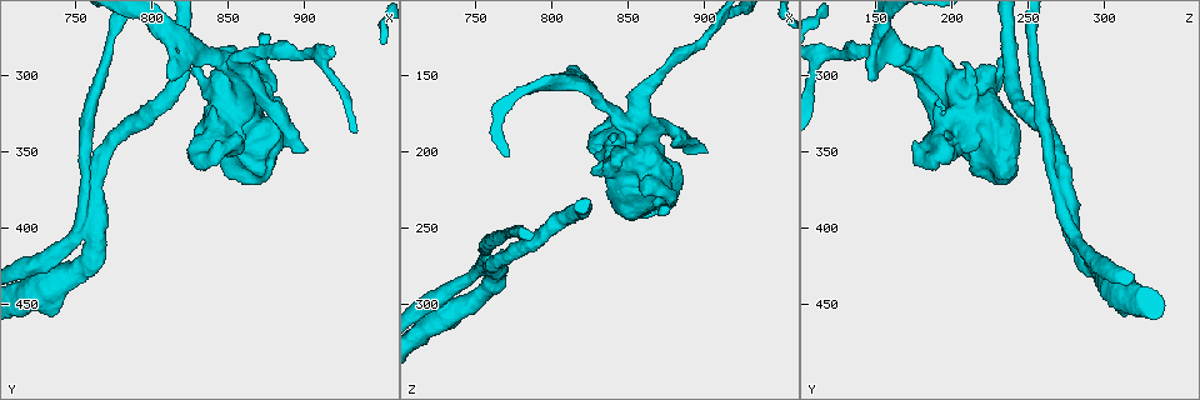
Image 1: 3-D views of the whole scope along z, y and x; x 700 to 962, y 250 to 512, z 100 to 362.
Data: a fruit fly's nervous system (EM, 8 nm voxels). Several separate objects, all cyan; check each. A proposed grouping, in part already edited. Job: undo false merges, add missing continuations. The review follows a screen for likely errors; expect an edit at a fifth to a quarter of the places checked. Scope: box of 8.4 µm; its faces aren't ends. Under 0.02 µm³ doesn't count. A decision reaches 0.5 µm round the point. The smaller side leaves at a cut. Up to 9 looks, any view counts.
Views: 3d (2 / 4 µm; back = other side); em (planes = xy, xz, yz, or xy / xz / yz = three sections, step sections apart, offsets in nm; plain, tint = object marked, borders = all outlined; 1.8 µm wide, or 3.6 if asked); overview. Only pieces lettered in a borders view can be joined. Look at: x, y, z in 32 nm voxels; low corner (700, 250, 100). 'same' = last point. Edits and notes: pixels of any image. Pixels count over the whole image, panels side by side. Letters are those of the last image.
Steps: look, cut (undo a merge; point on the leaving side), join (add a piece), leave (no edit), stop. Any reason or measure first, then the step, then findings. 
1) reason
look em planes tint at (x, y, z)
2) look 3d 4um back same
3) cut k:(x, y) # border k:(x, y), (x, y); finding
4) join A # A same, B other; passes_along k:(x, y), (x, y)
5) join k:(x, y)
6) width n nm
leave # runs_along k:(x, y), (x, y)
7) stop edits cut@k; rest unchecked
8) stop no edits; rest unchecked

two arms in line, one across
look em yz step 8 tint at (760, 358, 272)

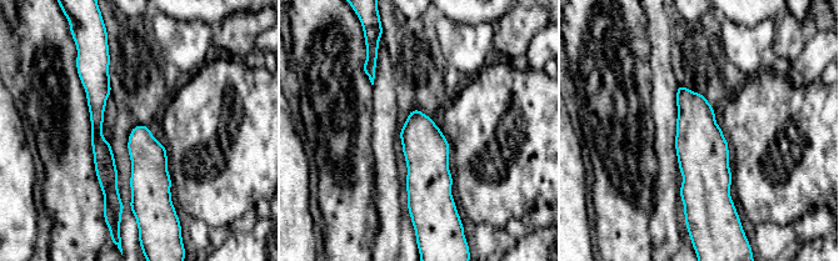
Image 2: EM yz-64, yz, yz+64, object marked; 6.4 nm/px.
look em planes borders same

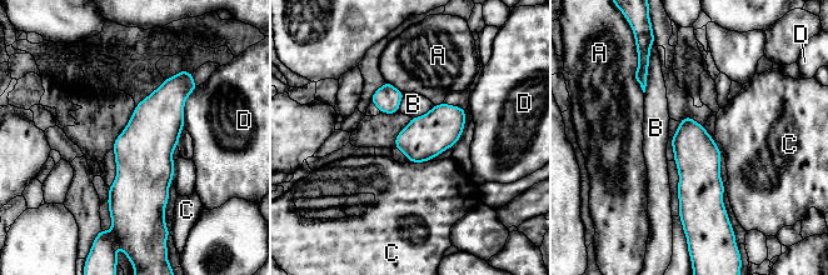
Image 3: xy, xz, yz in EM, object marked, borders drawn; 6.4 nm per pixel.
leave # A other, B other, C other, D other; border 3:(649, 63), (644, 93); all the same cell

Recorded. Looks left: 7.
look em planes tint at (870, 272, 240)

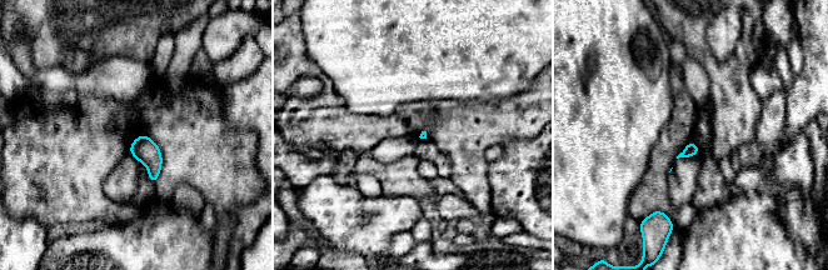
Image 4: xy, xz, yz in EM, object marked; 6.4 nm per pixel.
what lies round it
look em planes borders same

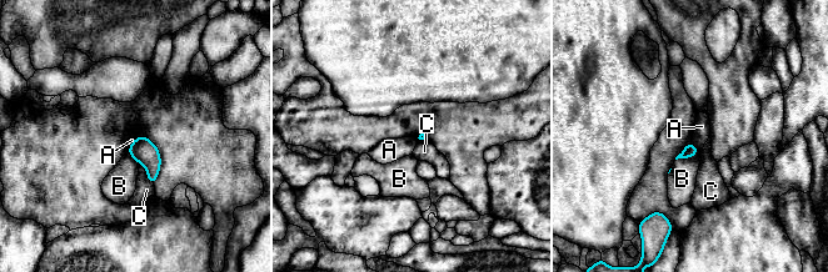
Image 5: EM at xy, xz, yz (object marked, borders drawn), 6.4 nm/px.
leave # A other, B other, C other; none of them fits

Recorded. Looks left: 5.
look em planes borders at (902, 348, 202)

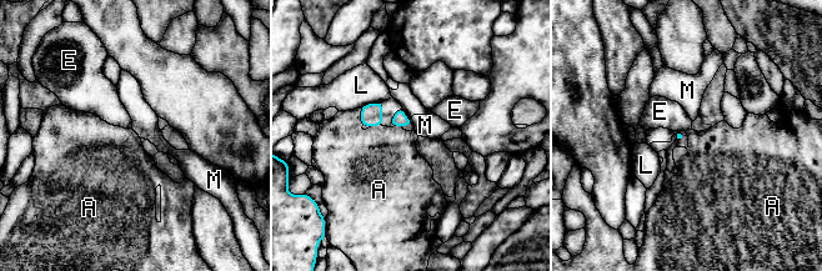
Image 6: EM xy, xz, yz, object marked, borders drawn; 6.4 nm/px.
longest_contact L 140 nm
join A # A same, E other, L other, M other; it goes on there

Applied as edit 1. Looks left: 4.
an open end
look em xz step 16 borders at (808, 300, 144)

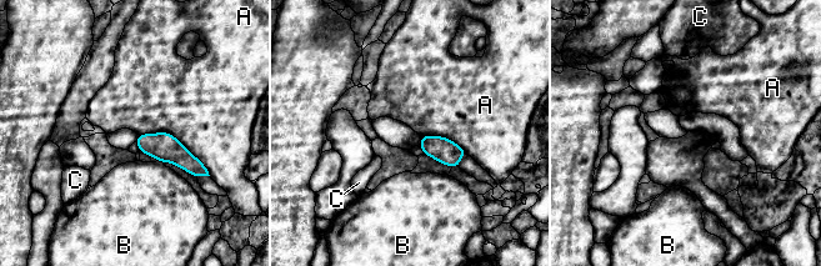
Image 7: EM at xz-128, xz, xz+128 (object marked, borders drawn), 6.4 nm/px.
leave # A other, B other, C other; border 7:(139, 134), (173, 134), (206, 169); no lettered piece goes on from it

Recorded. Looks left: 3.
stop edits join@6; rest unchecked

